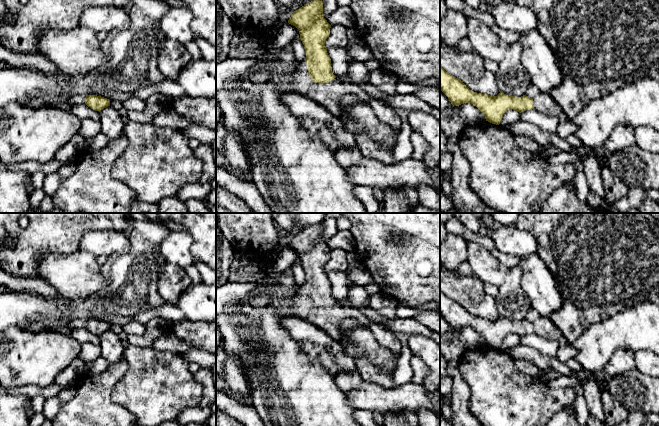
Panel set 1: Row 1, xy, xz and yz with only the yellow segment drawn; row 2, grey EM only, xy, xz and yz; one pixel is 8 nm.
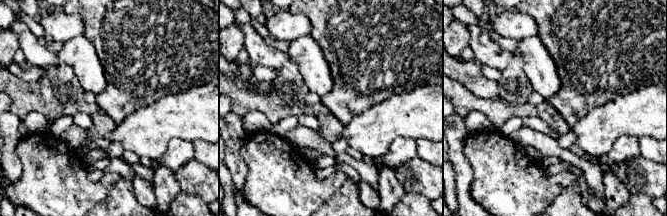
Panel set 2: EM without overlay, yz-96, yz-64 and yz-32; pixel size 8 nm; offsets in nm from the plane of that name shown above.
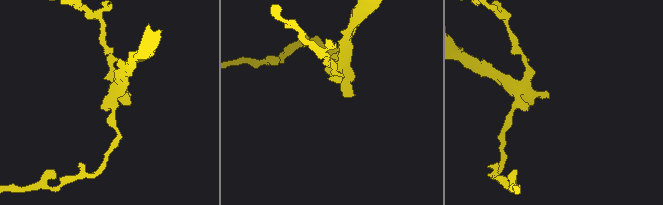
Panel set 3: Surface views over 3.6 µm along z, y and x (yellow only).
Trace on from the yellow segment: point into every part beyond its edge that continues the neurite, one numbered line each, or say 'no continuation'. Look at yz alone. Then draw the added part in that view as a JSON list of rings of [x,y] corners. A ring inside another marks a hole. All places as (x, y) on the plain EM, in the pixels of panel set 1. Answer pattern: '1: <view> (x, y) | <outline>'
1: yz (544, 327) | [[[540,317],[533,322],[533,325],[534,334],[542,336],[547,340],[554,340],[558,343],[559,346],[563,346],[567,343],[561,331],[549,319],[549,317]]]

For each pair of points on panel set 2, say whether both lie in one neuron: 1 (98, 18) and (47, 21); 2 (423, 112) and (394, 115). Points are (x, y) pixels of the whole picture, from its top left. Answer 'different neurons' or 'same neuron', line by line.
1: different neurons
2: same neuron

